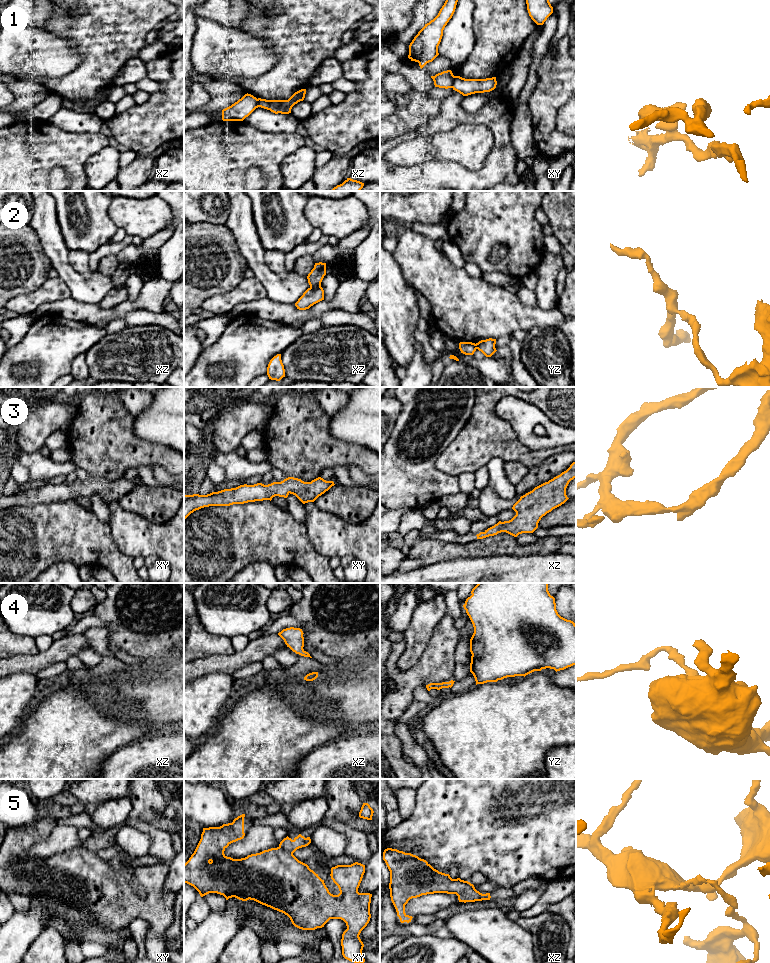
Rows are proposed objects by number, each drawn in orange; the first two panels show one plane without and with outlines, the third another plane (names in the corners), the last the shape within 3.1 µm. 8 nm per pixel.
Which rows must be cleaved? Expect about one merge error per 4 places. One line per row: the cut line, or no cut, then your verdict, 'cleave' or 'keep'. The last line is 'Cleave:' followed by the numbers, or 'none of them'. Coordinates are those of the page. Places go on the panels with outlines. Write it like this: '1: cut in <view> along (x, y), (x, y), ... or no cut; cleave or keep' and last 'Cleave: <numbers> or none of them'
1: cut in xy along (454, 76), (451, 87); cleave
2: cut in xz along (320, 285), (310, 287); cleave
3: no cut; keep
4: no cut; keep
5: cut in xy along (279, 846), (292, 853); cleave
Cleave: 1, 2, 5

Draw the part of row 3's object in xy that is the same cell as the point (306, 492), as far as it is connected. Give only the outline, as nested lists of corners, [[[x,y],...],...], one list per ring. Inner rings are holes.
[[[288,477],[281,482],[273,482],[268,485],[262,483],[244,484],[207,495],[184,494],[184,520],[194,511],[204,507],[230,506],[263,500],[271,501],[275,496],[287,498],[289,494],[295,495],[303,504],[314,502],[334,485],[333,481],[326,481],[321,477],[311,482]]]

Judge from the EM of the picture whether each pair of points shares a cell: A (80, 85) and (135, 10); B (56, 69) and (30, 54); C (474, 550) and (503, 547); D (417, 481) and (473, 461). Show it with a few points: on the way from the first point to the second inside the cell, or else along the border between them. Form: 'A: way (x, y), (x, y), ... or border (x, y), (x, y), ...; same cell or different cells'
A: way (99, 66), (104, 49), (104, 41), (116, 29); same cell
B: way (50, 63), (41, 54), (36, 54); same cell
C: way (481, 547), (496, 547); same cell
D: border (444, 449), (436, 461), (436, 466), (457, 477); different cells

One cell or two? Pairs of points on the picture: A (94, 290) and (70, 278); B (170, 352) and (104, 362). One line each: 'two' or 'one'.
A: one
B: one

